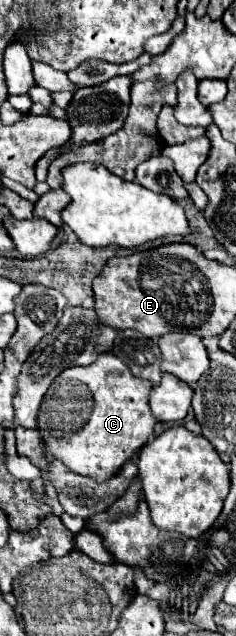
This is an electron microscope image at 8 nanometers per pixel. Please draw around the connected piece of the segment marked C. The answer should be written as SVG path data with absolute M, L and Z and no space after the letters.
M102 353L92 365L64 369L46 391L38 413L38 429L46 437L46 453L50 453L52 461L64 461L74 473L106 481L154 433L156 417L148 405L150 393L152 383L134 377L112 353Z

